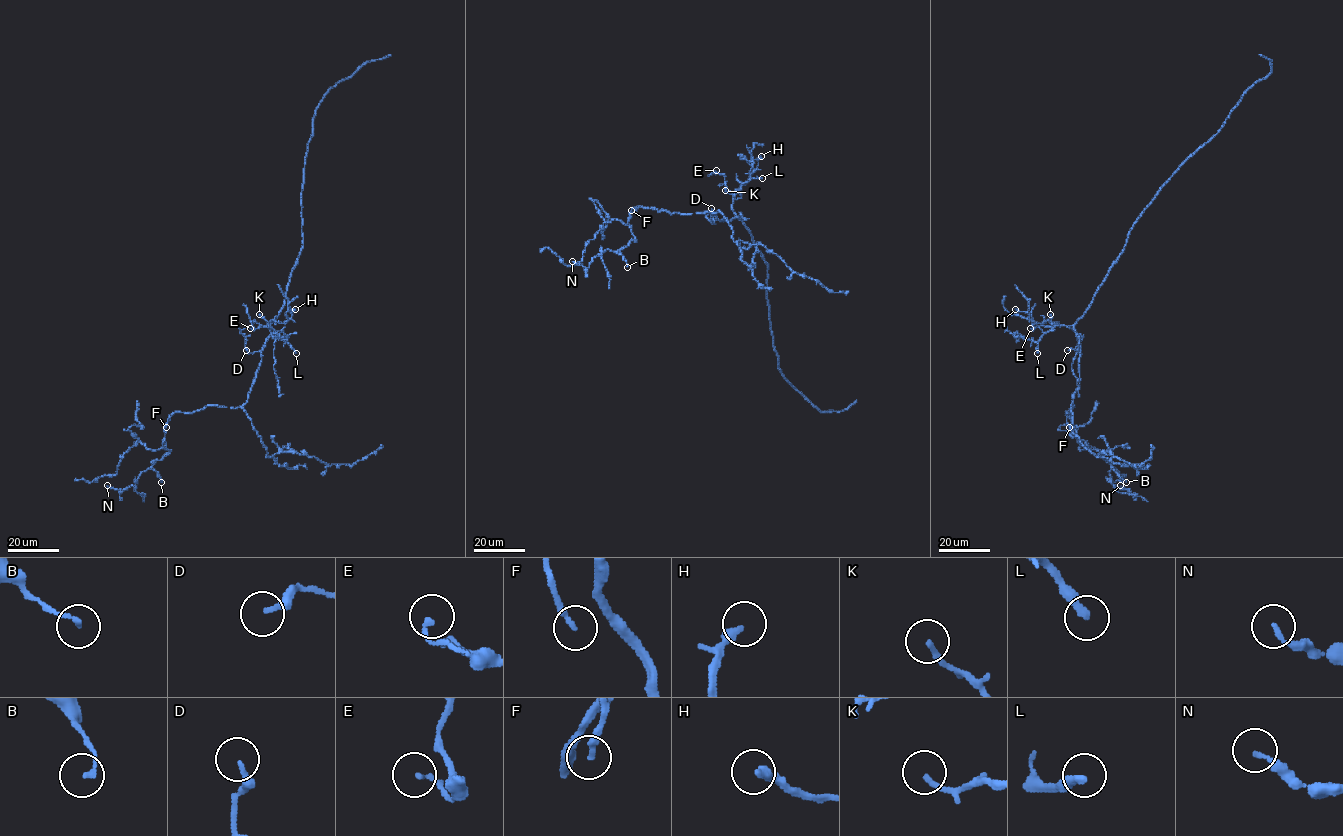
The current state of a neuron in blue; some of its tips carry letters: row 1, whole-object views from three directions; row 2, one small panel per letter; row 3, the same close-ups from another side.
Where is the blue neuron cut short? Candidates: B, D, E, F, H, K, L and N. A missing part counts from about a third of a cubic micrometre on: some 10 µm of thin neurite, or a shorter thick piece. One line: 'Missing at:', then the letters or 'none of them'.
Missing at: F, L

